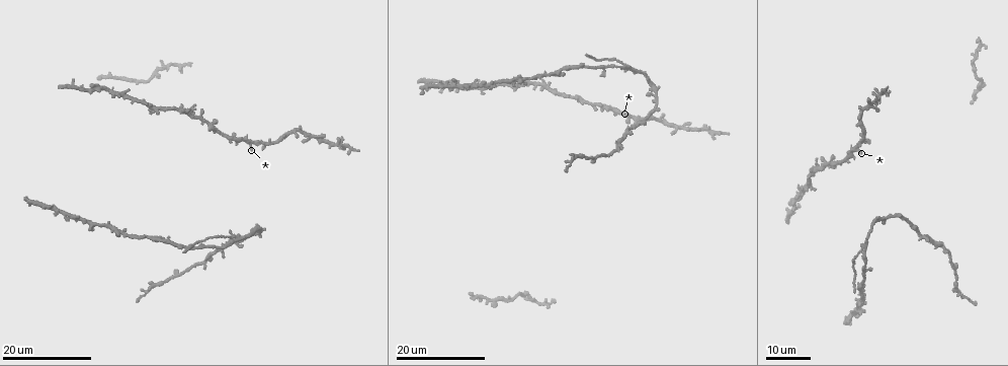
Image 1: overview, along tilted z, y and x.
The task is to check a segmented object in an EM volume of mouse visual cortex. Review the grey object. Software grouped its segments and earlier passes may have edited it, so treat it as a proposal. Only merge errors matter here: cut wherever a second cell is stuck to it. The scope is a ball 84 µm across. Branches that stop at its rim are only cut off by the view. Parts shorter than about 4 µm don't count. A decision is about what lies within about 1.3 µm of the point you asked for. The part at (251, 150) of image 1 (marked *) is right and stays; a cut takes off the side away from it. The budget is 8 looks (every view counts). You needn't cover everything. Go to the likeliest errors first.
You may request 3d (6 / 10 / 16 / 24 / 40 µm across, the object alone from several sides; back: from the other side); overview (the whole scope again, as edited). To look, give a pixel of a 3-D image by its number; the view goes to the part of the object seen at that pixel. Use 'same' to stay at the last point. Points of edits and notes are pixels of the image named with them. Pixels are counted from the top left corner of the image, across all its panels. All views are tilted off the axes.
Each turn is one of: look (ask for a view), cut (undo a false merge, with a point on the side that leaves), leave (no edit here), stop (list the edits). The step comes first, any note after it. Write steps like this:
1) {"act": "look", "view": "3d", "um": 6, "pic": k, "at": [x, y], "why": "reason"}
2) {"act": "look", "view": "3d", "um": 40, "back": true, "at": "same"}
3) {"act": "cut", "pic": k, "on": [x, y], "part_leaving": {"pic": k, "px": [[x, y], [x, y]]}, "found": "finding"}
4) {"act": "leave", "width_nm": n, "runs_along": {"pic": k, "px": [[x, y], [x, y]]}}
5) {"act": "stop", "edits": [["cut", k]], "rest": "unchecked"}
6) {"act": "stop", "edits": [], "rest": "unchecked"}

{"act": "look", "view": "3d", "um": 24, "pic": 1, "at": [656, 88], "why": "four or more arms meet"}

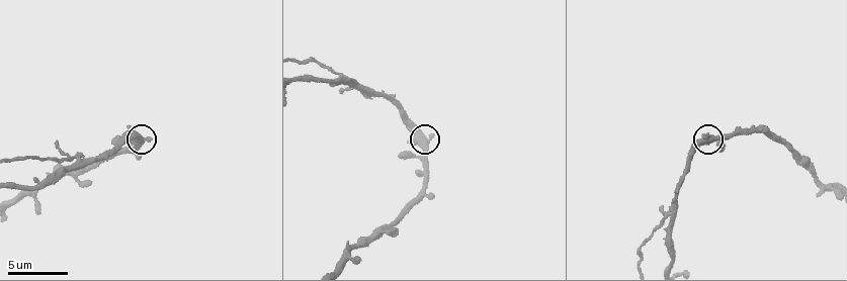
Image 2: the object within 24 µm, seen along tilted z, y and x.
{"act": "look", "view": "3d", "um": 6, "pic": 2, "at": [702, 139]}

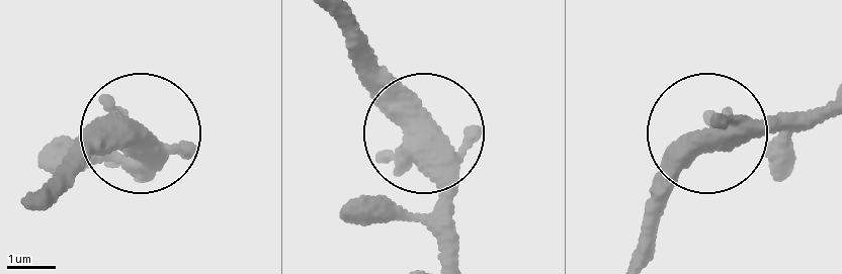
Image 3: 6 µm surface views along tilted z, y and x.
{"act": "leave", "arms": 4, "found": "one cell here"}

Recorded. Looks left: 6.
{"act": "look", "view": "3d", "um": 24, "pic": 1, "at": [230, 140], "why": "calibre changes"}

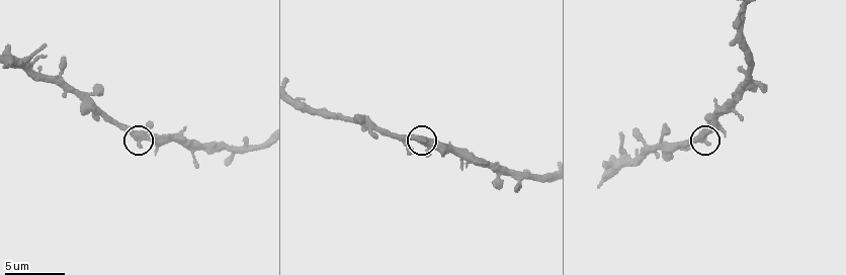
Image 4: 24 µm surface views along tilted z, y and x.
{"act": "look", "view": "3d", "um": 10, "pic": 4, "at": [701, 137]}

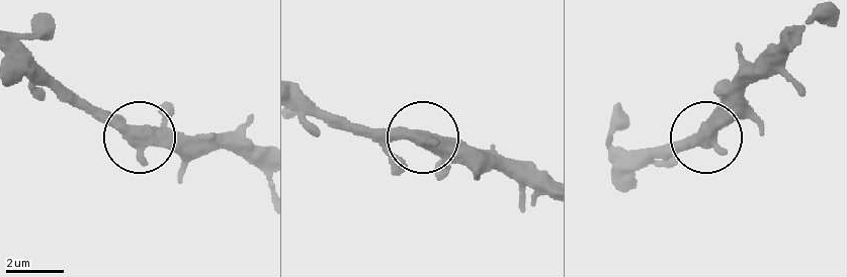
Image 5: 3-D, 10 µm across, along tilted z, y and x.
{"act": "leave", "runs_along": {"pic": 5, "px": [[802, 85], [765, 76], [702, 142], [684, 148]]}, "found": "one cell here"}

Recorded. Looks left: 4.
{"act": "look", "view": "3d", "um": 16, "pic": 1, "at": [963, 294], "why": "four-way junction"}

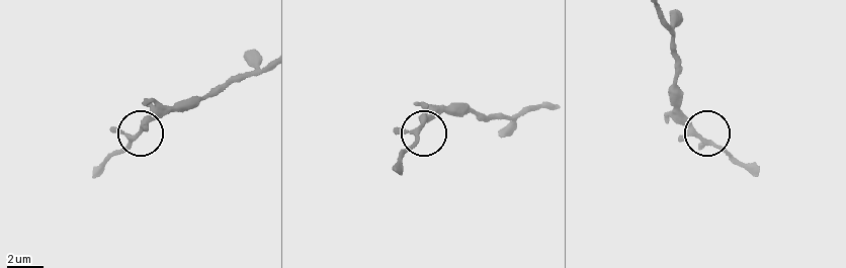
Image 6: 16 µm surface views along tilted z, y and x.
{"act": "look", "view": "3d", "um": 6, "pic": 6, "at": [422, 127], "why": "zoom in"}

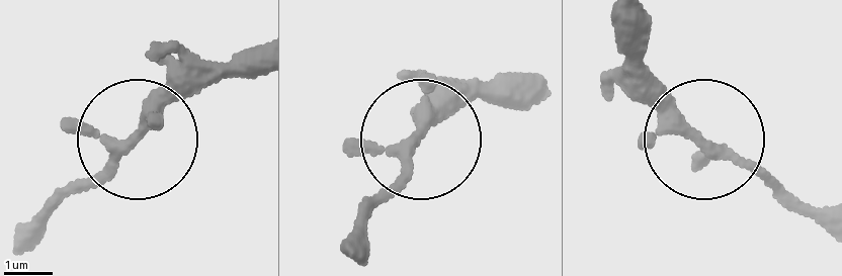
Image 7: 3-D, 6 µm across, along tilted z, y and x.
{"act": "leave", "width_nm": 240, "runs_along": {"pic": 7, "px": [[506, 100], [425, 131], [371, 214]]}, "found": "one cell here"}

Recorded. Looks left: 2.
{"act": "look", "view": "3d", "um": 24, "pic": 1, "at": [451, 85], "why": "side arm on a straight run"}

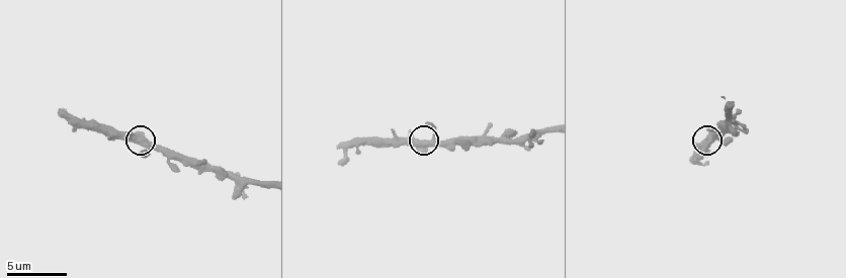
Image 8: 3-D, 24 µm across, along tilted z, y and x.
{"act": "look", "view": "3d", "um": 10, "pic": 8, "at": [419, 142]}

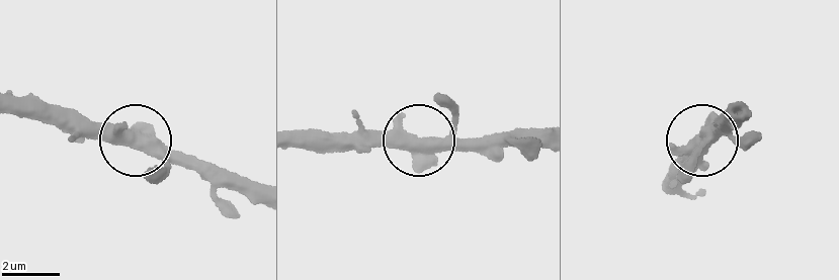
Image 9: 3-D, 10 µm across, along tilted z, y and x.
{"act": "leave", "runs_along": {"pic": 9, "px": [[537, 131], [414, 140], [330, 133]]}, "found": "continuous, no second cell"}

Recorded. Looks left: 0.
{"act": "stop", "edits": [], "rest": "unchecked"}

